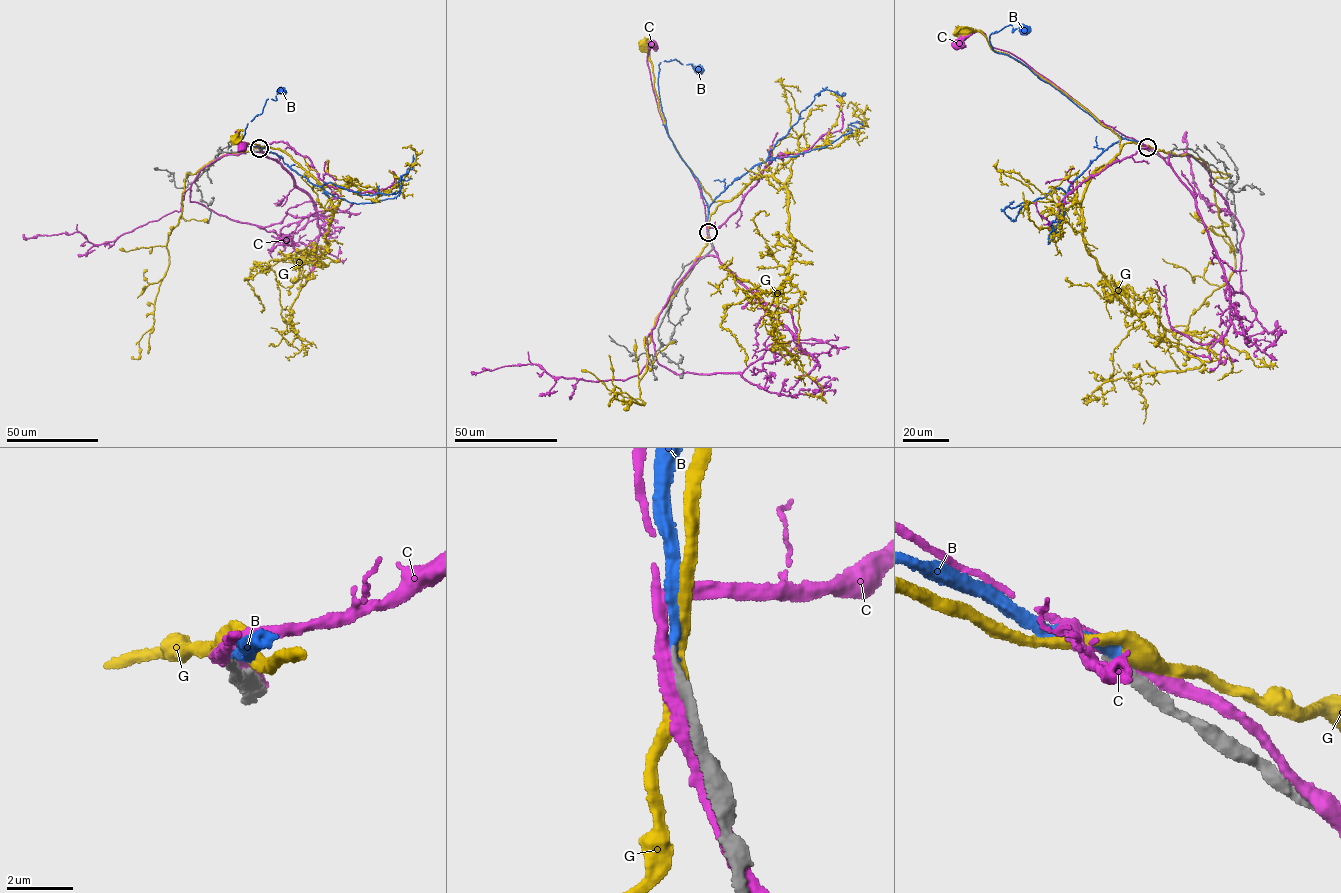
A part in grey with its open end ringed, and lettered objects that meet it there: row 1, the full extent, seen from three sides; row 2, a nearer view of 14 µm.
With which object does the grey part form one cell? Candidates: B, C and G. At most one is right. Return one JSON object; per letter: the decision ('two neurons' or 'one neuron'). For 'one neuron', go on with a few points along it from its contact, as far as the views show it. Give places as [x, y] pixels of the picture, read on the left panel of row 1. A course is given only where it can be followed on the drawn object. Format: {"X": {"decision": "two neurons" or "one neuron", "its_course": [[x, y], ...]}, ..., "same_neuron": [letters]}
{"B": {"decision": "one neuron", "its_course": [[259, 148], [240, 144], [240, 138], [247, 123], [261, 113], [267, 99], [276, 100], [283, 89]]}, "C": {"decision": "two neurons"}, "G": {"decision": "two neurons"}, "same_neuron": ["B"]}

